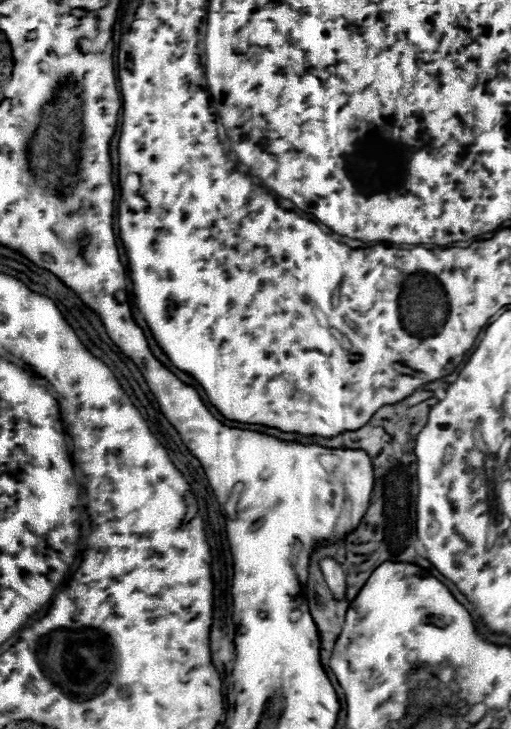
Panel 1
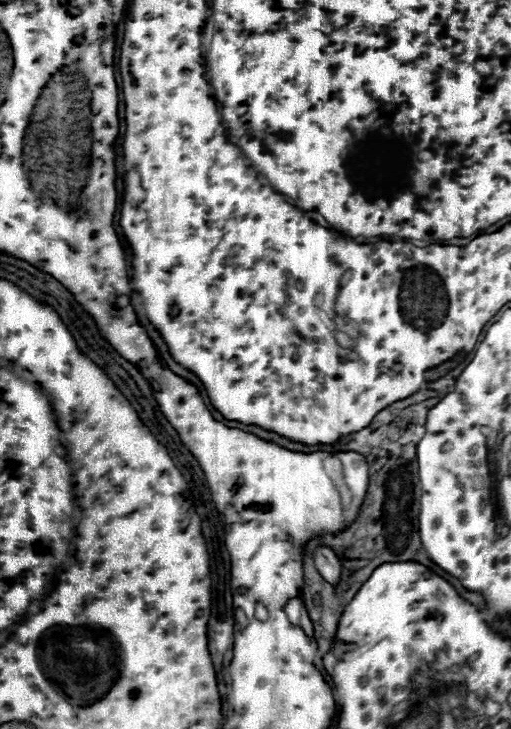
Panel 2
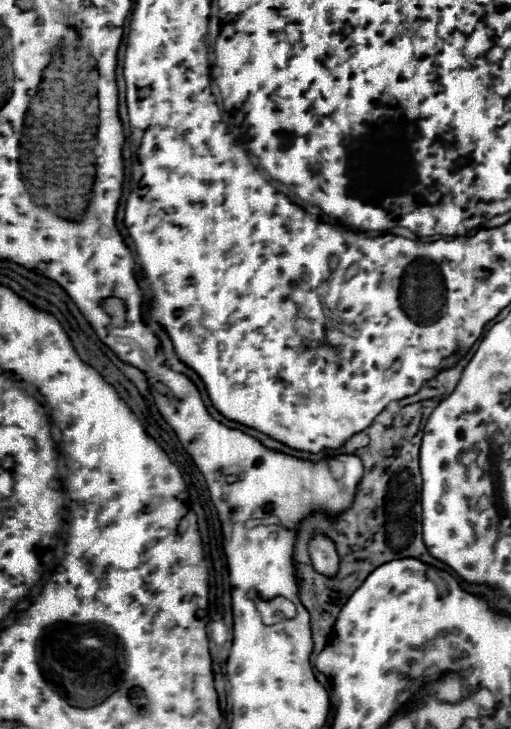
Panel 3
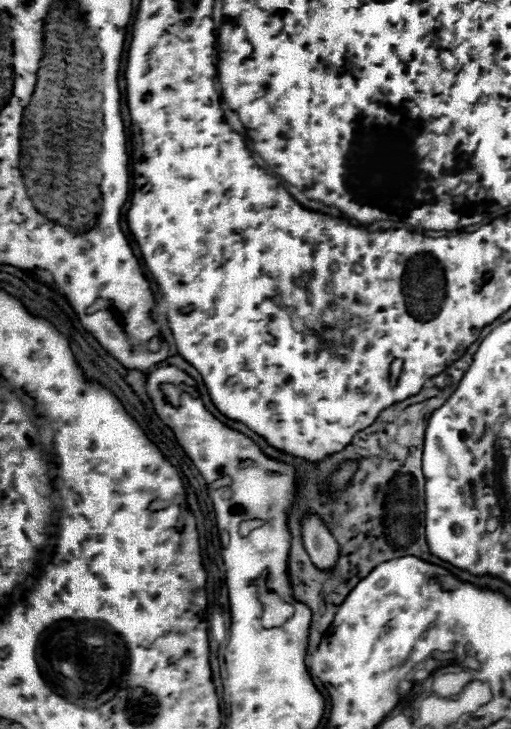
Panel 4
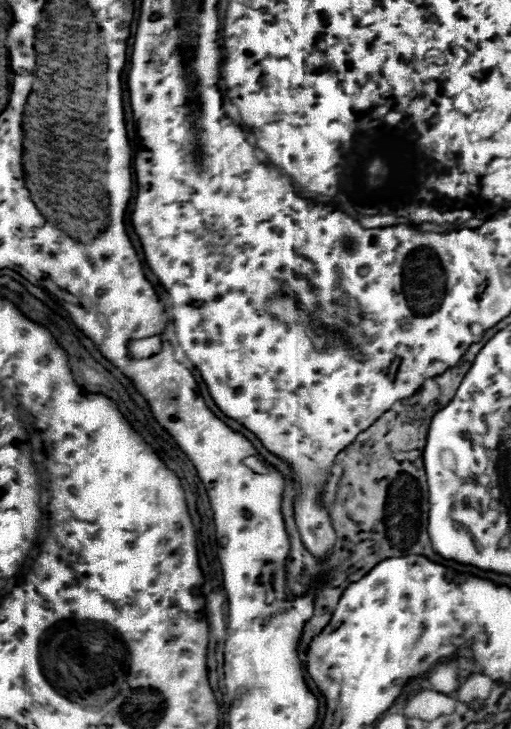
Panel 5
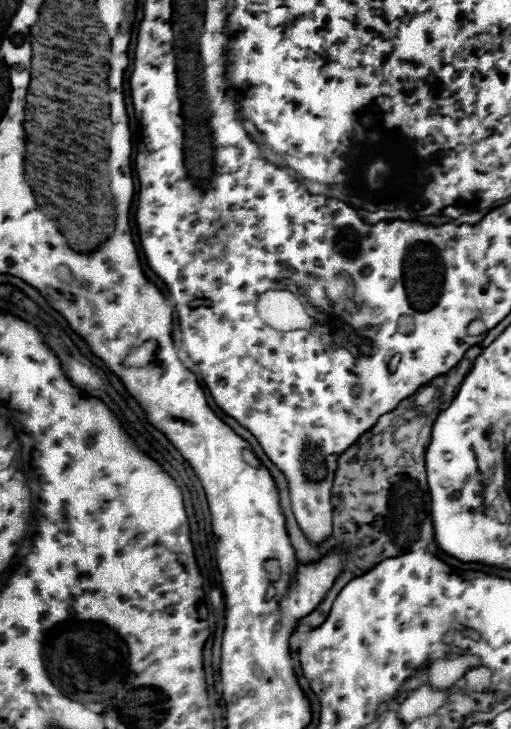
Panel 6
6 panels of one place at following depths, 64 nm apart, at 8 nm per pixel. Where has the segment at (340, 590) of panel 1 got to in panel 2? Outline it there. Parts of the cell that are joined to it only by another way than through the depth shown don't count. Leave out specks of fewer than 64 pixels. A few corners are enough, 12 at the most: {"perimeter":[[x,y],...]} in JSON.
{"perimeter":[[318,548],[314,564],[322,578],[336,586],[342,564],[330,548]]}

